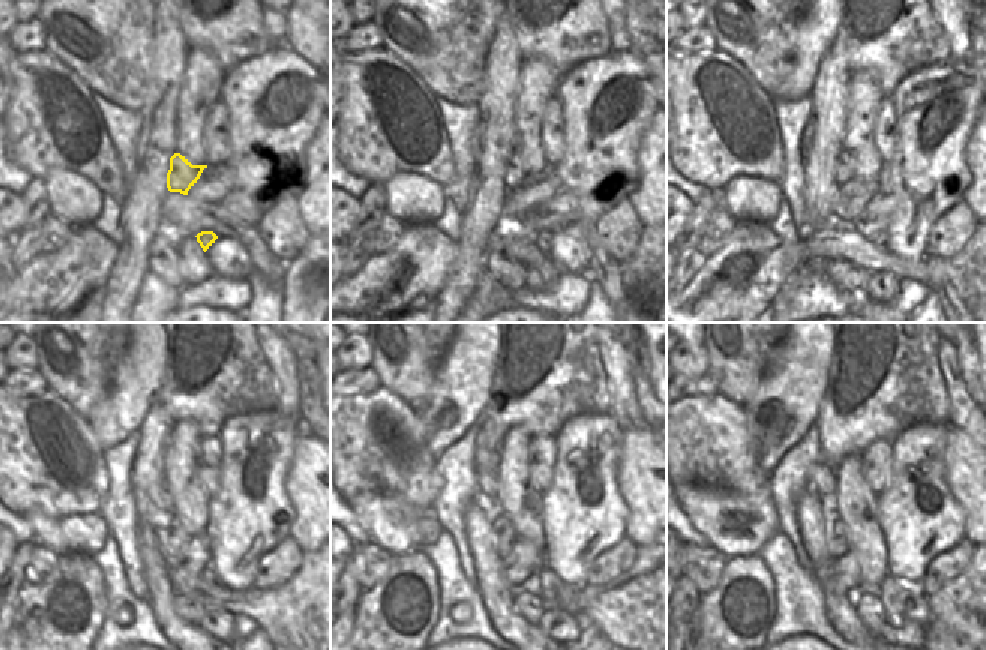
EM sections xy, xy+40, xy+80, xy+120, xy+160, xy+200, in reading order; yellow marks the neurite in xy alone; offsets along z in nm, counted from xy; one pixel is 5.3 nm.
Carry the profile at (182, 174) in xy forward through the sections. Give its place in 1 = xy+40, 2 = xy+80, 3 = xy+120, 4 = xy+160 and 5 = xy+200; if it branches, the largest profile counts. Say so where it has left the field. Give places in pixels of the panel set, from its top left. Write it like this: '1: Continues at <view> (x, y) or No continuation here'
1: Continues at xy+40 (514, 174)
2: Continues at xy+80 (844, 171)
3: Continues at xy+120 (164, 503)
4: Continues at xy+160 (485, 484)
5: Continues at xy+200 (821, 476)

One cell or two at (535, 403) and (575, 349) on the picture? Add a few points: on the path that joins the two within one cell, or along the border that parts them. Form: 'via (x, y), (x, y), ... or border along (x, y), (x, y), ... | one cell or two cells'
via (538, 389), (562, 362) | one cell

